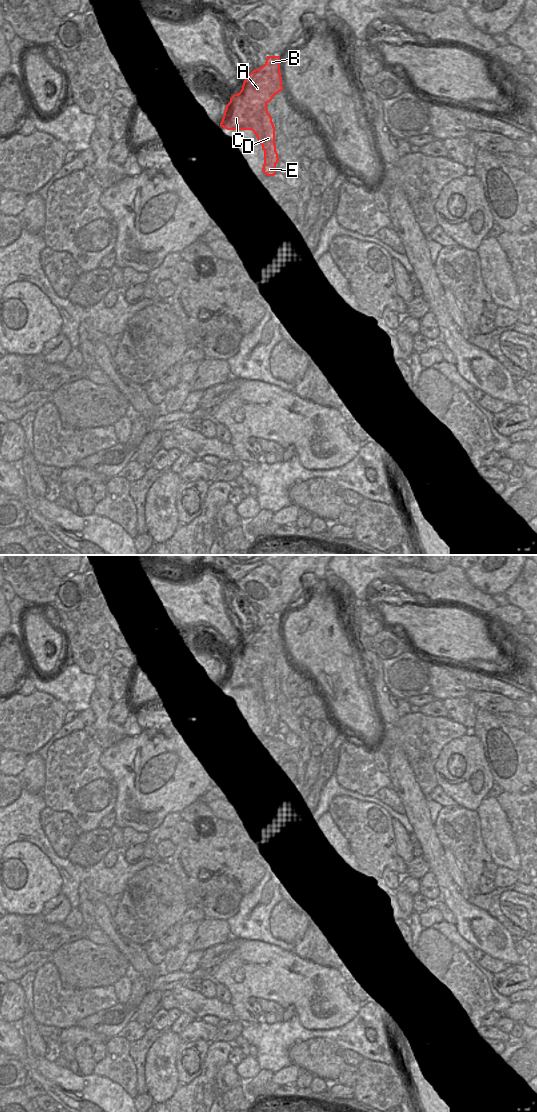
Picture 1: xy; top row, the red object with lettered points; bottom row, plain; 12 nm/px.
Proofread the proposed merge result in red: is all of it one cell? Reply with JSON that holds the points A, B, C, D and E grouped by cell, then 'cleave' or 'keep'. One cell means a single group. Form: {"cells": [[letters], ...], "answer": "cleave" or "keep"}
{"cells": [["A", "B", "C"], ["D", "E"]], "answer": "cleave"}

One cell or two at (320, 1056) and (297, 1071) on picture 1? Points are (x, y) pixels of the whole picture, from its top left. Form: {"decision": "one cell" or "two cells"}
{"decision": "two cells"}

